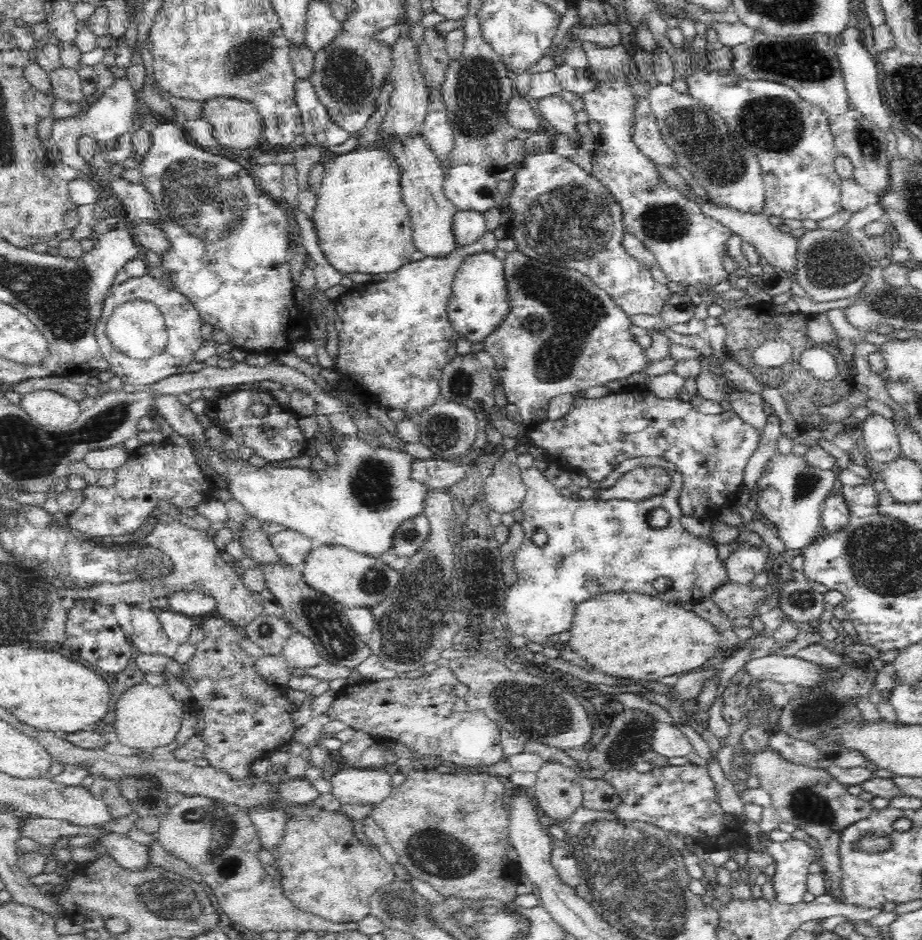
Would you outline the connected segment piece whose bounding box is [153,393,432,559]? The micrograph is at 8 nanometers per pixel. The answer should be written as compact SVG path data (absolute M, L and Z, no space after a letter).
M154 393L153 410L157 412L157 417L165 419L175 432L187 438L192 445L200 447L200 453L208 460L212 470L225 478L232 499L243 504L247 514L257 518L258 521L275 522L285 529L298 531L317 546L342 546L354 553L381 559L386 552L394 550L396 530L406 520L412 520L418 514L424 513L424 503L432 492L426 482L419 482L413 478L412 468L417 462L414 456L386 446L374 446L369 441L361 440L363 436L359 432L339 437L340 446L336 452L336 464L327 464L323 468L318 468L318 472L297 467L258 468L242 460L238 452L212 450L197 416L188 406L180 403L177 395Z

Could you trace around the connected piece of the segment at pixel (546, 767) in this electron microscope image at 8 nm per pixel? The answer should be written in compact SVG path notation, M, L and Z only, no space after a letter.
M544 761L531 789L541 815L566 825L568 818L582 806L580 779L576 768Z

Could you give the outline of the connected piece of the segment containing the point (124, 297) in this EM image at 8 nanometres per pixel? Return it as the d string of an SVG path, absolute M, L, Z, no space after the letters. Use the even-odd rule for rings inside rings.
M145 274L140 277L130 277L121 284L113 284L110 294L104 300L102 316L96 322L94 336L96 337L98 346L100 346L100 352L110 365L110 371L113 373L113 376L122 378L124 384L132 384L137 389L141 389L144 385L152 385L160 382L160 380L166 378L168 375L184 372L186 366L193 361L194 353L202 348L203 338L200 334L200 328L202 328L202 323L199 320L198 311L184 294L168 287L160 280ZM134 300L153 304L159 314L163 316L163 321L167 328L167 343L163 348L163 352L146 360L133 359L130 356L126 356L126 354L118 352L112 346L111 340L107 337L105 331L107 322L114 310L117 310L120 306L124 306L126 302L134 302Z

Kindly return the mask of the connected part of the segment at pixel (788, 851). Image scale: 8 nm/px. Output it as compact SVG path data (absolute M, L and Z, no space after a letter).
M765 833L760 834L762 850L774 858L775 873L771 876L775 897L783 904L799 904L808 891L808 866L815 862L818 852L801 840L774 842Z

